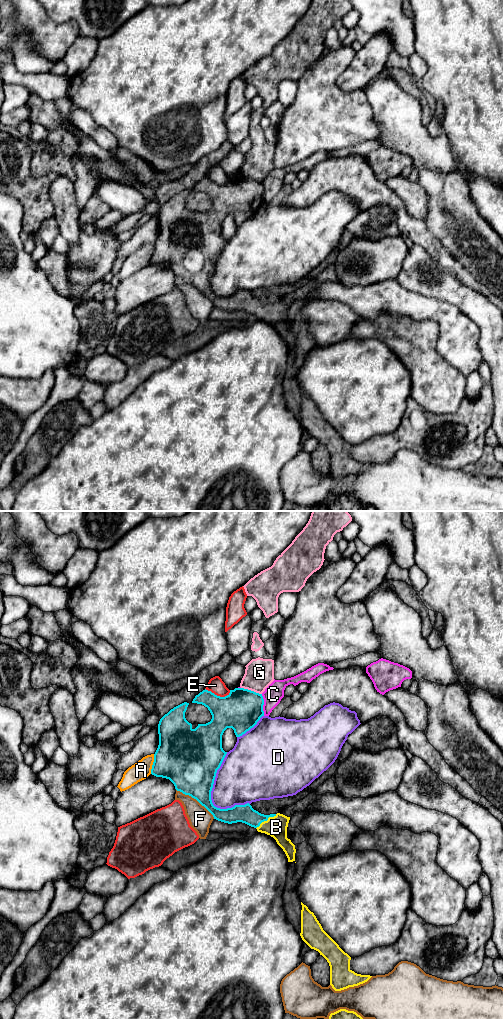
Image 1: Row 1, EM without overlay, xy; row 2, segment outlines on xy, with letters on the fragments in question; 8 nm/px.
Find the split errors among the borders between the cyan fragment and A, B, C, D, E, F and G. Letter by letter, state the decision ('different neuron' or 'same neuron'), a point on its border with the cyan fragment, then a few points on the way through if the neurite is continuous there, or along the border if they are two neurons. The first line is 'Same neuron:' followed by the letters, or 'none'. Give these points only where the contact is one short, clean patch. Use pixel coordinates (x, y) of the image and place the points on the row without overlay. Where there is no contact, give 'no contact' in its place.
Same neuron: B
A: different neuron; meets cyan in xy at (153, 252); border along xy (154, 242), (150, 261)
B: same neuron; meets cyan in xy at (266, 308); runs through xy (246, 302), (257, 308), (266, 308), (276, 315)
C: different neuron; meets cyan in xy at (263, 192); border along xy (261, 182), (264, 203)
D: different neuron; meets cyan in xy at (213, 270)
E: different neuron; meets cyan in xy at (218, 184)
F: different neuron; meets cyan in xy at (196, 287)
G: different neuron; meets cyan in xy at (250, 178)

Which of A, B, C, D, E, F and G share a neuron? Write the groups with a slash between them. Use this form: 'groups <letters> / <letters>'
groups A / B / C / D / E / F / G

